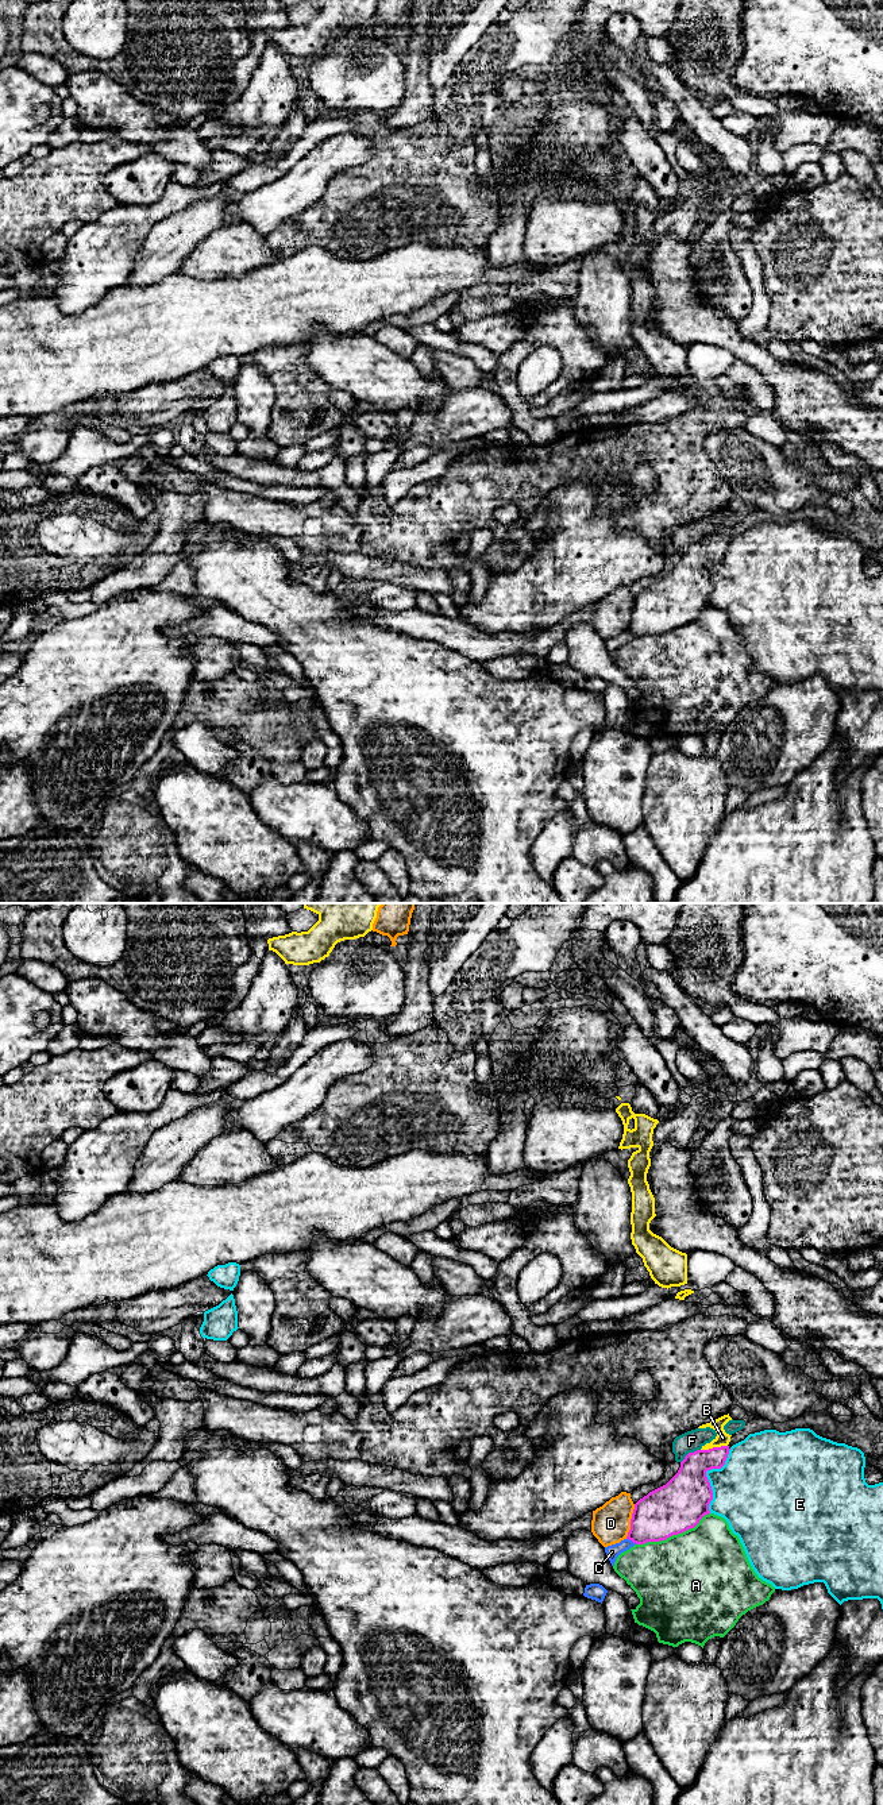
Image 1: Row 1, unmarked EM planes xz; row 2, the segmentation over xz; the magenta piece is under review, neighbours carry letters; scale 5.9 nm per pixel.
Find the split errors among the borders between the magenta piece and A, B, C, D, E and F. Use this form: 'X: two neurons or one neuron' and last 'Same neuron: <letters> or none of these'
A: two neurons
B: one neuron
C: two neurons
D: two neurons
E: two neurons
F: two neurons
Same neuron: B

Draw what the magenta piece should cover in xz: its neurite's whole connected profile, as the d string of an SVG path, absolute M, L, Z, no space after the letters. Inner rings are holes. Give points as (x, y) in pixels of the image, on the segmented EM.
M728 1413L698 1427L710 1427L717 1436L701 1450L689 1453L680 1462L678 1473L666 1485L635 1504L626 1539L636 1544L666 1540L694 1528L710 1513L713 1490L706 1472L725 1465L732 1435L725 1432L724 1426L729 1420L732 1418Z

